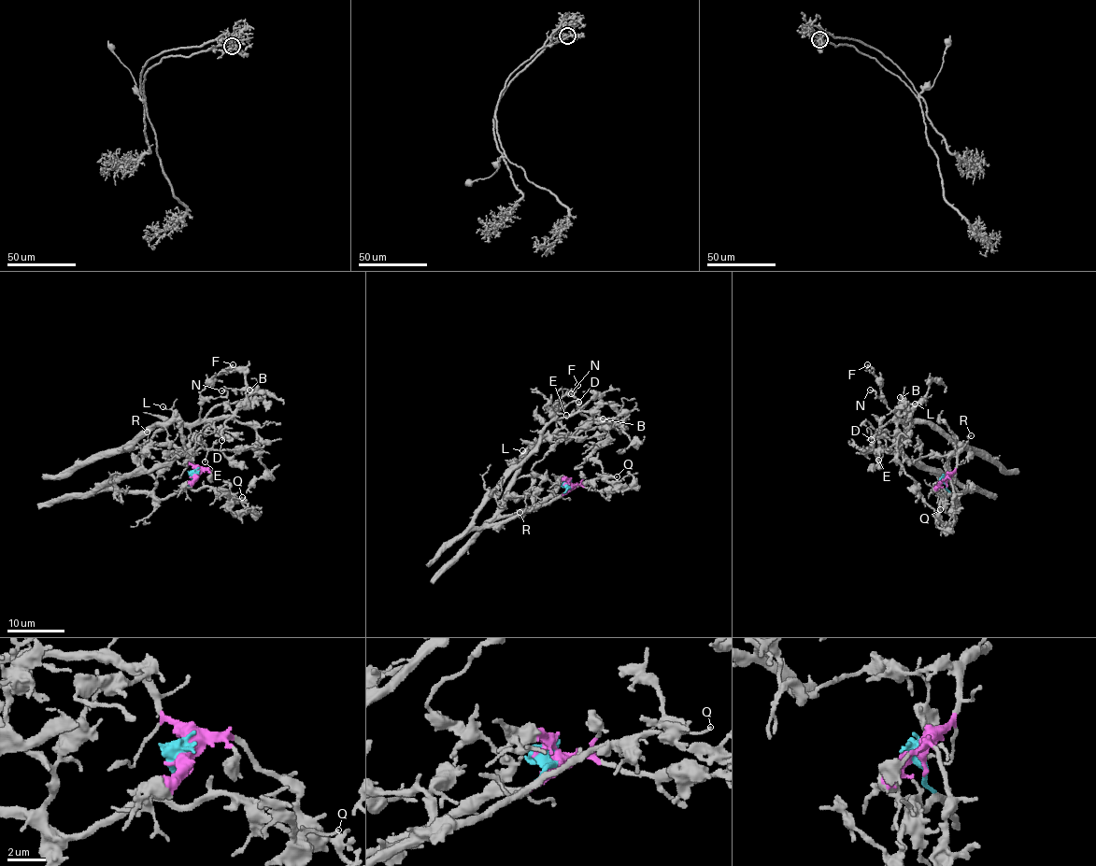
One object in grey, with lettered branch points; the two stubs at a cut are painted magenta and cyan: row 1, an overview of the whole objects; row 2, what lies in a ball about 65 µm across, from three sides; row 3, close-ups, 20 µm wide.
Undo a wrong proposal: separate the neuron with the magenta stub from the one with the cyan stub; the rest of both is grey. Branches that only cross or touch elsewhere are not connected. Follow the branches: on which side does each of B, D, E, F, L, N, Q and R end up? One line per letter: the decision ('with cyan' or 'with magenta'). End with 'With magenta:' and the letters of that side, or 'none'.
B: with magenta
D: with magenta
E: with cyan
F: with magenta
L: with magenta
N: with magenta
Q: with cyan
R: with magenta
With magenta: B, D, F, L, N, R

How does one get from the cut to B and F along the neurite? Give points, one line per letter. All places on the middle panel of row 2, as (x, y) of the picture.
B: (569, 485), (560, 495), (499, 513), (532, 447), (549, 436), (578, 434), (589, 421), (604, 419)
F: (569, 485), (560, 495), (513, 514), (499, 513), (522, 458), (558, 432), (552, 409), (577, 385)

